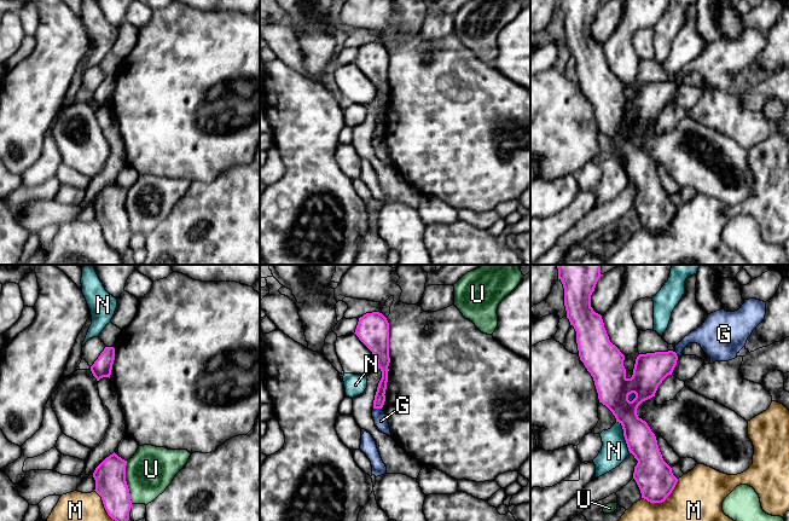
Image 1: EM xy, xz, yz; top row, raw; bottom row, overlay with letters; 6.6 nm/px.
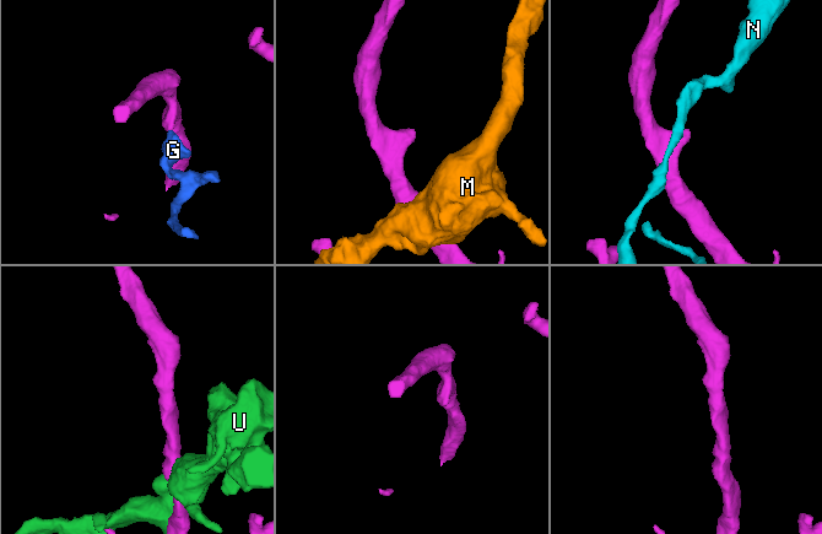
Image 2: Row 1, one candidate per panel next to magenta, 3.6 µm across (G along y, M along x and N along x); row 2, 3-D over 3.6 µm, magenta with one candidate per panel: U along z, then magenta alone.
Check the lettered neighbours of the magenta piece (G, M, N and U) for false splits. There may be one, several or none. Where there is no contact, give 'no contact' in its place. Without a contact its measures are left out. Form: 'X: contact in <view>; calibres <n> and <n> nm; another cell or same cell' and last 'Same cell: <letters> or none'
G: contact in xz; calibres 80 and 90 nm; another cell
M: contact in yz; calibres 240 and 320 nm; another cell
N: contact in yz; calibres 200 and 180 nm; another cell
U: contact in xy; calibres 200 and 300 nm; another cell
Same cell: none

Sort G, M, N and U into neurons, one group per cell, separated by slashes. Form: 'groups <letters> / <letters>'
groups G / M / N / U

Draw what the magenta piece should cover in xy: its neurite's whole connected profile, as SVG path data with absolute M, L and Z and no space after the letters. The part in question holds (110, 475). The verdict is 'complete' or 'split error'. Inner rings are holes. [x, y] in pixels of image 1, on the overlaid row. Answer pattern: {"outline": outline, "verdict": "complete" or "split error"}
{"outline": "M114 452L93 473L94 491L101 497L108 515L115 521L128 521L133 505L126 481L126 465L127 461Z", "verdict": "complete"}

